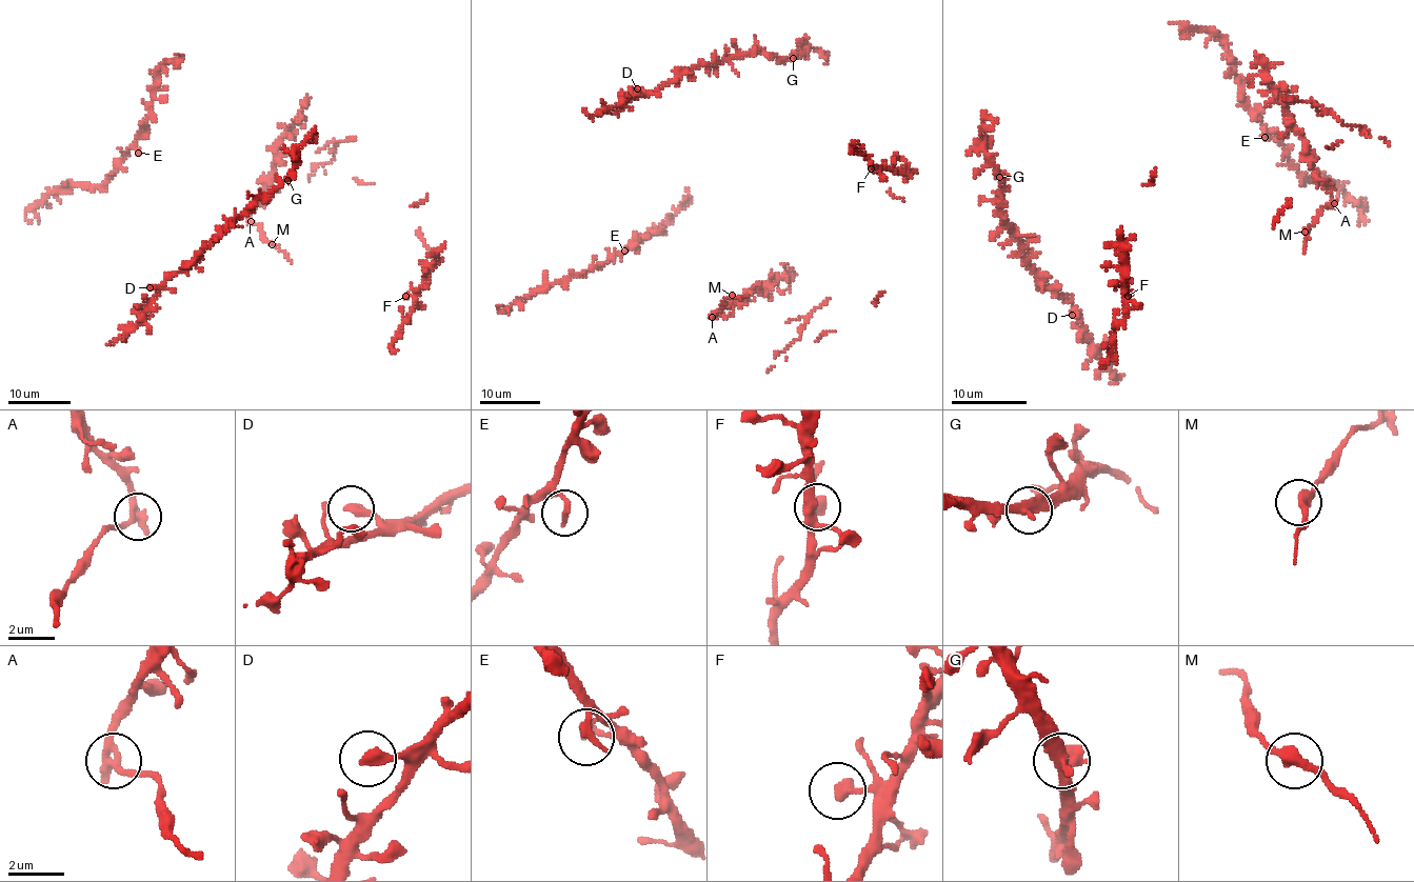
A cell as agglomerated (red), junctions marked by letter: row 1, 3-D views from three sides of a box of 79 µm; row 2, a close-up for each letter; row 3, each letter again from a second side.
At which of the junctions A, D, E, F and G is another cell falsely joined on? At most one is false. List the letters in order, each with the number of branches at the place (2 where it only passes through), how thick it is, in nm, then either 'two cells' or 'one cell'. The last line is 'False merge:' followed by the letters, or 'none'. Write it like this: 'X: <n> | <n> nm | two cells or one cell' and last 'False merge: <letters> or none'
A: 2 | 360 nm | two cells
D: 1 | 440 nm | one cell
E: 1 | 280 nm | one cell
F: 1 | 460 nm | one cell
G: 2 | 380 nm | one cell
False merge: A

